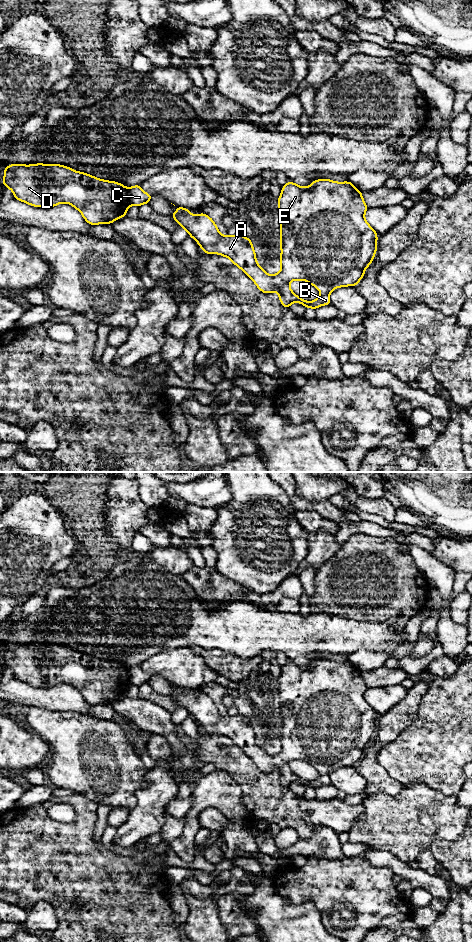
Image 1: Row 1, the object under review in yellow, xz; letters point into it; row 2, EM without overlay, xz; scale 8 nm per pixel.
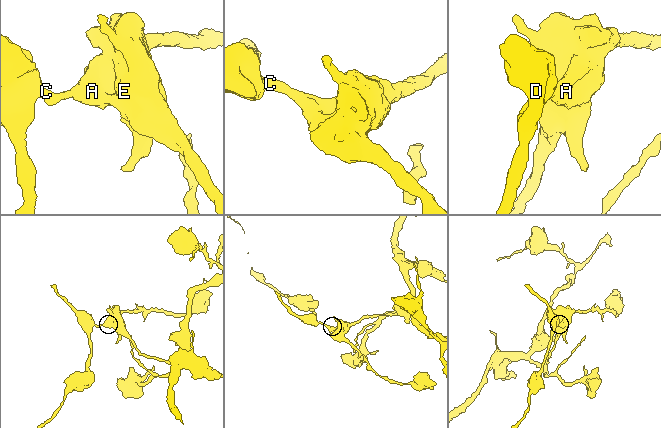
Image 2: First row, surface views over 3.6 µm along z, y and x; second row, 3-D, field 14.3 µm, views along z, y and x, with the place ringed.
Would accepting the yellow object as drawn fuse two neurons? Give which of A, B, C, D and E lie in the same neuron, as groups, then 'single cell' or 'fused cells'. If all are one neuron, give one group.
A B C E / D; fused cells

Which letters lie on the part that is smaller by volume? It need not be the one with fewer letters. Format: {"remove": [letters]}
{"remove": ["D"]}

